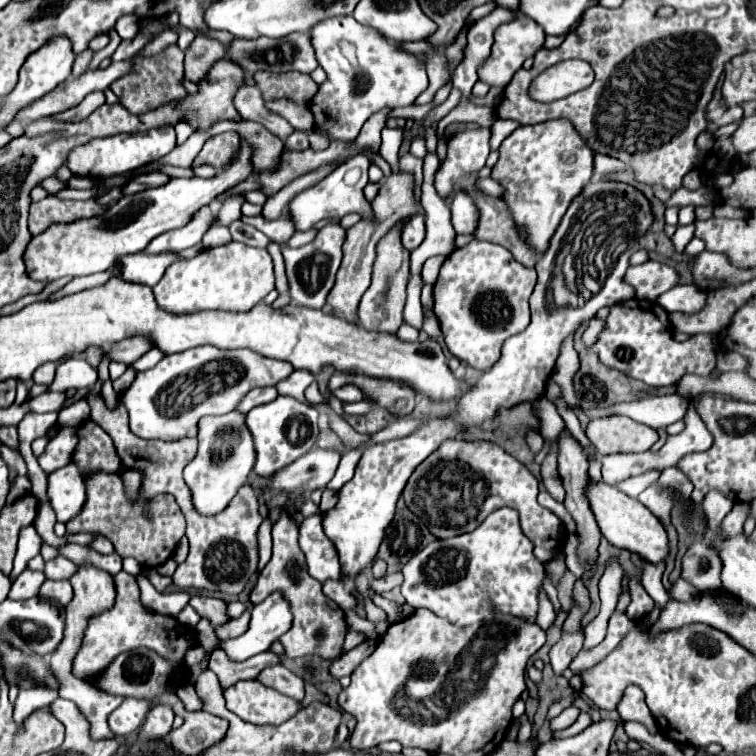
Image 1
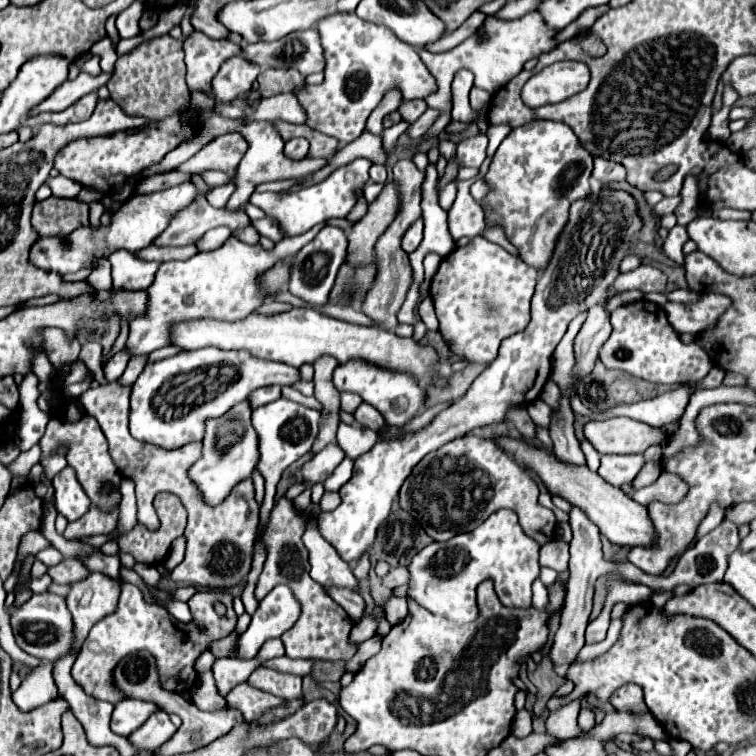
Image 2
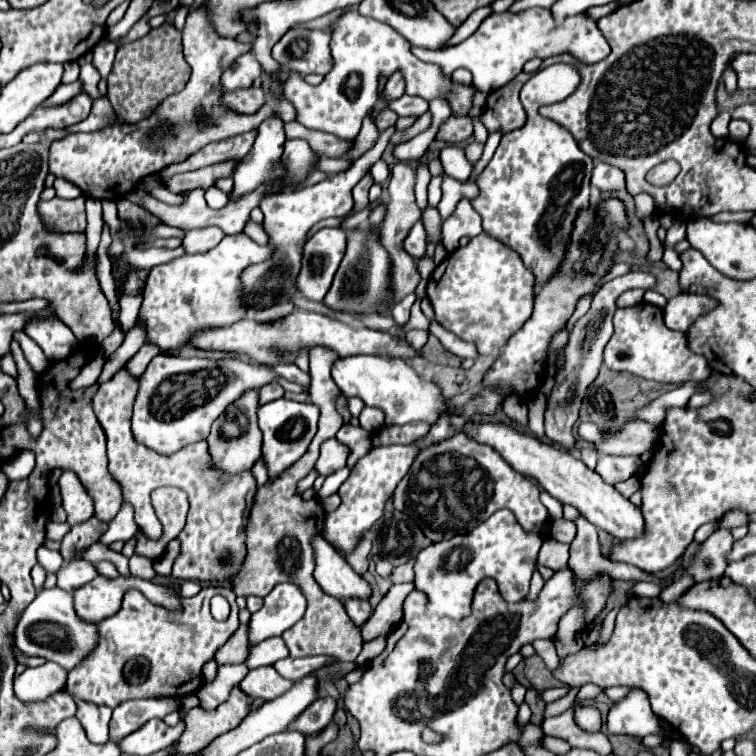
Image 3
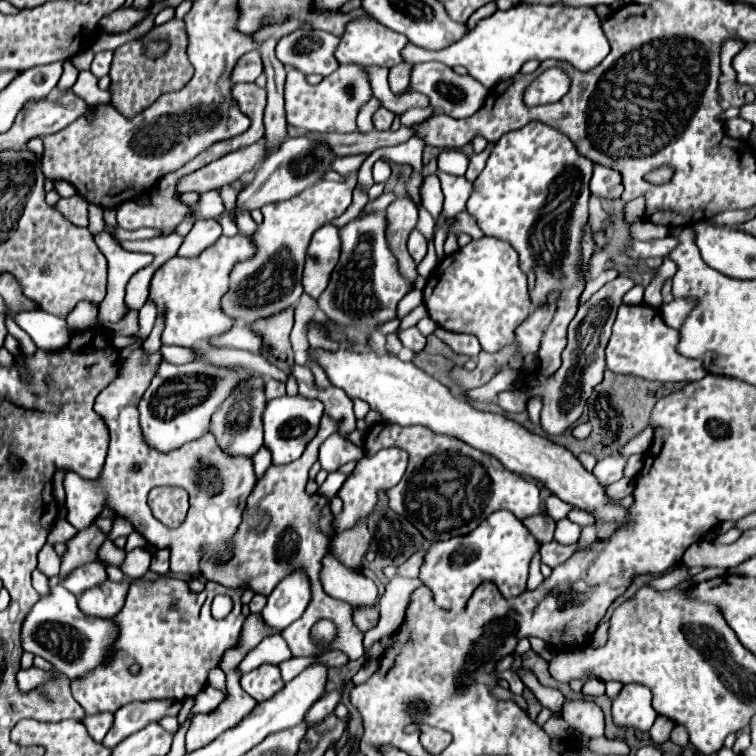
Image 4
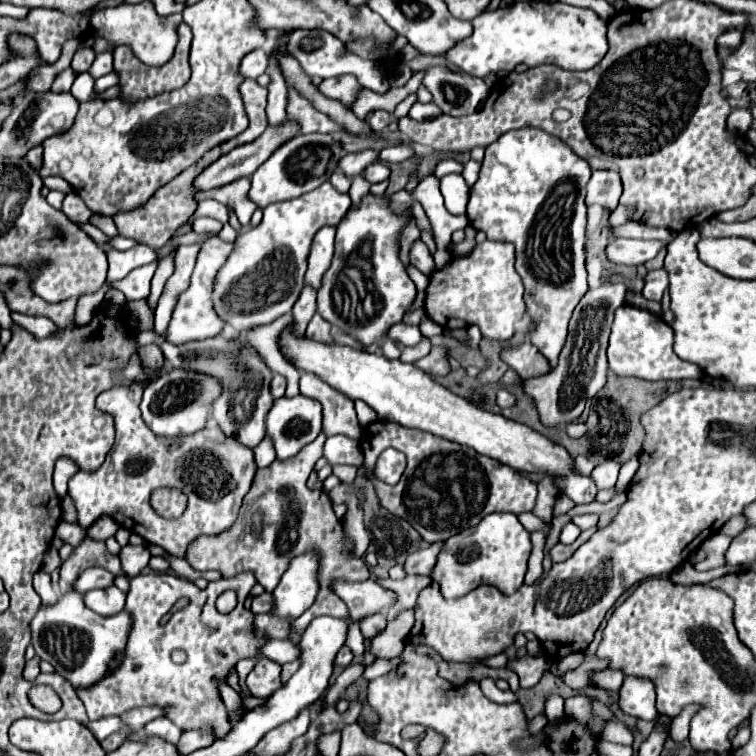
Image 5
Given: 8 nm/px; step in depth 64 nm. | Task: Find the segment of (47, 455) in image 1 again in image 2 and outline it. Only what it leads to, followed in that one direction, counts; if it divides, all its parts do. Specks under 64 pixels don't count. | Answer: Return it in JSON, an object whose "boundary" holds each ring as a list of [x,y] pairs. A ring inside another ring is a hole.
{"boundary":[[[60,446],[60,448],[56,450],[56,454],[54,454],[54,456],[44,458],[42,468],[44,468],[44,472],[46,472],[46,478],[48,478],[48,480],[52,480],[60,470],[64,470],[64,468],[66,468],[66,460],[64,460],[64,456],[66,456],[64,446]]]}

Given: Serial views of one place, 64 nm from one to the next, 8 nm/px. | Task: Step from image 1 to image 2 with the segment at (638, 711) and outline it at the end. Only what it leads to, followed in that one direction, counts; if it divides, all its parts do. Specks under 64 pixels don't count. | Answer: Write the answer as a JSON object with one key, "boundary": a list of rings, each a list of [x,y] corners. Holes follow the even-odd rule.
{"boundary":[[[634,684],[620,686],[620,688],[610,696],[610,704],[612,704],[616,710],[646,710],[644,696],[642,696],[642,688],[634,686]]]}

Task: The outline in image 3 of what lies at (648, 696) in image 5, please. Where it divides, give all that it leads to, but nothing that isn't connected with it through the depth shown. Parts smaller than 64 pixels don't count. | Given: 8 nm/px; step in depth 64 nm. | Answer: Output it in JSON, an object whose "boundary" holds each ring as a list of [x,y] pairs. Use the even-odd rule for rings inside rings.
{"boundary":[[[630,688],[626,700],[612,704],[608,714],[608,730],[612,734],[632,734],[638,738],[660,732],[658,716],[654,716],[648,694],[642,688]]]}

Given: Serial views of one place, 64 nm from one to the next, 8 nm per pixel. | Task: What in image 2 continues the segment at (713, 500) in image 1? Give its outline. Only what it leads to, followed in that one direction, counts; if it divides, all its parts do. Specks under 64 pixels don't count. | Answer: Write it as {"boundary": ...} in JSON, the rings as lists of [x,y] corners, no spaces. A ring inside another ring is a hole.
{"boundary":[[[714,506],[710,512],[708,512],[708,516],[704,518],[704,522],[698,526],[698,532],[696,532],[696,540],[700,540],[702,536],[706,536],[708,532],[712,532],[722,520],[724,520],[724,508],[720,508],[720,506]]]}

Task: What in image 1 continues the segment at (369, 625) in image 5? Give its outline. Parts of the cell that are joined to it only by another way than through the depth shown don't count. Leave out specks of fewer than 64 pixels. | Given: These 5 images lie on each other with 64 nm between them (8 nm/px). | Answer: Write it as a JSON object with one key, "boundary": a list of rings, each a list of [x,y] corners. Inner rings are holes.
{"boundary":[[[328,580],[328,582],[324,584],[324,594],[326,594],[330,600],[334,600],[336,604],[340,604],[340,608],[344,608],[344,610],[354,610],[356,604],[358,604],[356,596],[352,596],[352,592],[348,592],[342,582]]]}

